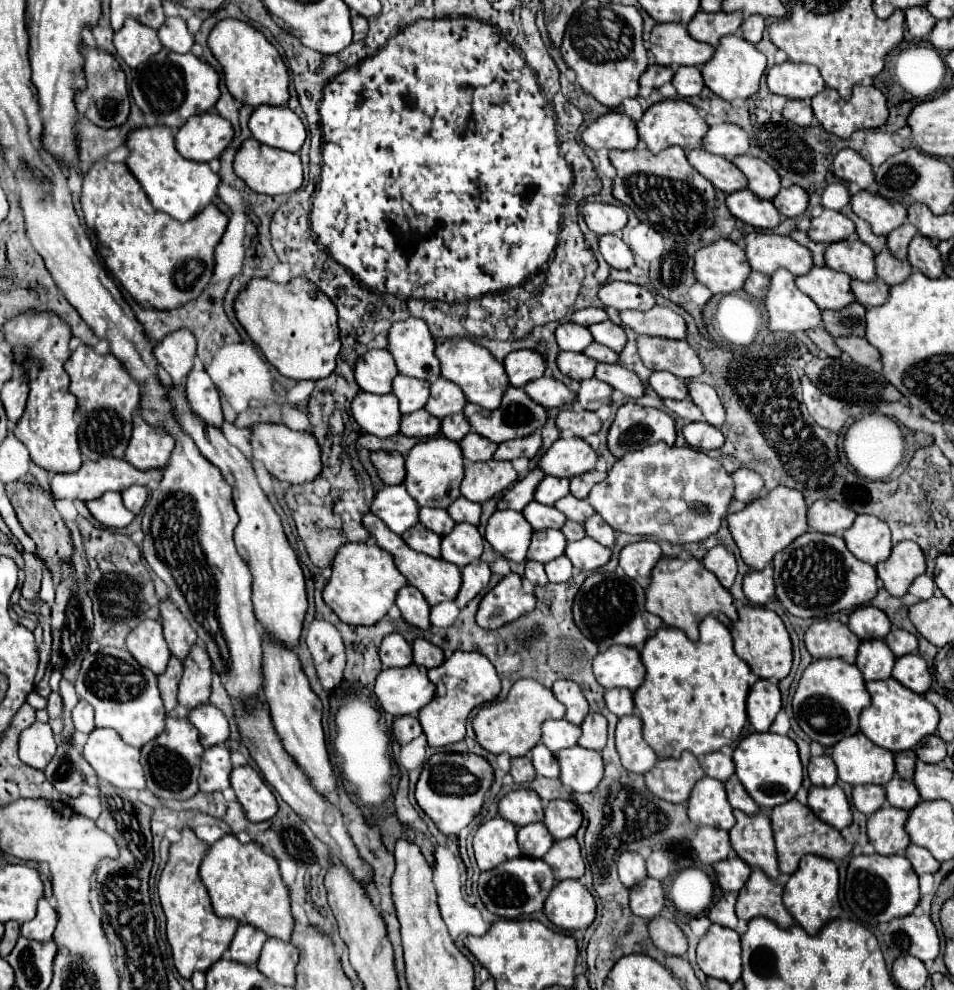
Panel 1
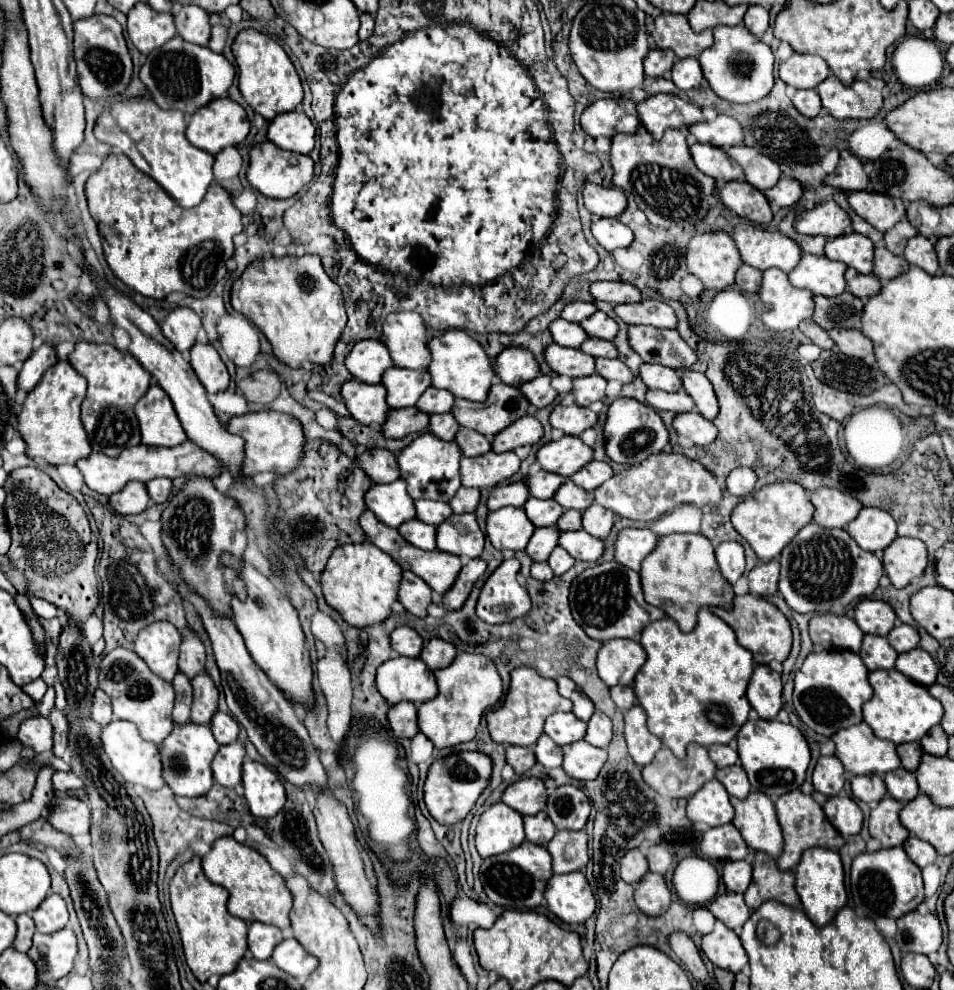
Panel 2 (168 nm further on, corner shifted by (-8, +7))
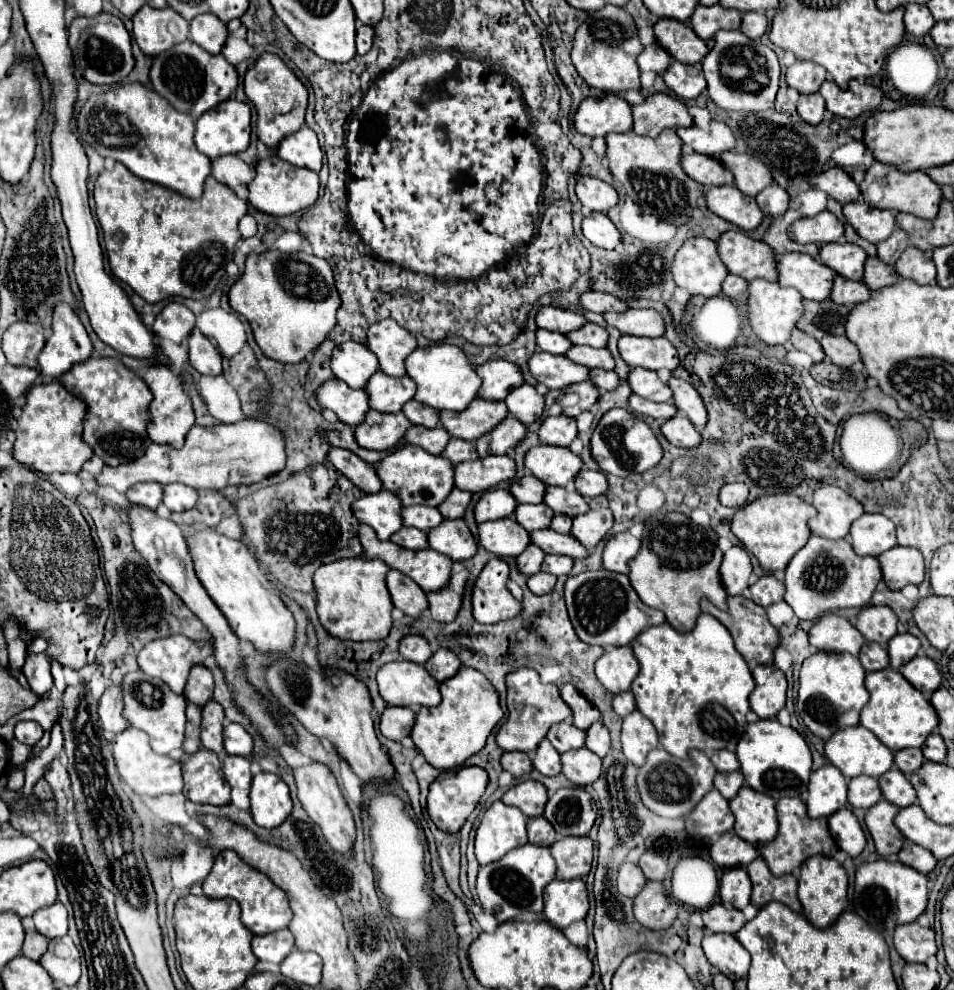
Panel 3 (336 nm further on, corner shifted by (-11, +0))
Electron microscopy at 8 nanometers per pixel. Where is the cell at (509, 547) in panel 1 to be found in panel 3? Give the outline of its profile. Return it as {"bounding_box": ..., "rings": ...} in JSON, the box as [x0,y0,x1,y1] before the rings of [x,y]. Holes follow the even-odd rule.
{"bounding_box":[478,517,530,557],"rings":[[[512,517],[478,525],[478,543],[496,557],[518,557],[530,545],[528,531]]]}

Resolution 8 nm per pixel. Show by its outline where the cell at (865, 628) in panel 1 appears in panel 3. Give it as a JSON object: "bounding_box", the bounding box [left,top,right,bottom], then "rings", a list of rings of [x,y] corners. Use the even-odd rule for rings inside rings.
{"bounding_box":[856,605,898,645],"rings":[[[868,605],[858,613],[856,627],[864,639],[886,645],[898,633],[898,617],[886,605]]]}

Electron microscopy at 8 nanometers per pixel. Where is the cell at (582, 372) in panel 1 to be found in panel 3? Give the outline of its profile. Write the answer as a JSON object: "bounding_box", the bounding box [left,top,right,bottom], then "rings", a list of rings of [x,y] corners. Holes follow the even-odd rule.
{"bounding_box":[528,351,590,391],"rings":[[[536,351],[528,359],[528,369],[538,383],[546,385],[548,391],[562,389],[562,387],[578,383],[578,381],[586,381],[588,371],[590,371],[584,365],[572,363],[564,355],[550,355],[550,353],[542,353],[542,351]]]}

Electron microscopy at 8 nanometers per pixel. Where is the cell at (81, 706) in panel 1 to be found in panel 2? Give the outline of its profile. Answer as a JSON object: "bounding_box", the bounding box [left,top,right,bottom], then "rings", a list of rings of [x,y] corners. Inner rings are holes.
{"bounding_box":[91,690,113,726],"rings":[[[95,690],[93,706],[91,706],[91,720],[95,720],[101,726],[107,726],[111,722],[111,716],[113,716],[111,700],[101,690]]]}

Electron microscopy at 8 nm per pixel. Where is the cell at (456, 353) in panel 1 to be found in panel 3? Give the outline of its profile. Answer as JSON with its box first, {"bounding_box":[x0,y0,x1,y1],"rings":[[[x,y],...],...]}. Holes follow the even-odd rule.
{"bounding_box":[404,345,482,411],"rings":[[[428,345],[414,349],[406,361],[404,361],[406,375],[414,379],[416,383],[416,395],[414,401],[420,401],[422,405],[434,407],[438,411],[464,411],[472,399],[476,399],[476,393],[482,385],[480,377],[476,375],[474,367],[468,363],[466,355],[456,345]]]}

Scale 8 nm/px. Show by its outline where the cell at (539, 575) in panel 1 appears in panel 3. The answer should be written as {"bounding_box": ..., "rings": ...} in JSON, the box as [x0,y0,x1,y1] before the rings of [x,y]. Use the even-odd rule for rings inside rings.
{"bounding_box":[528,571,556,595],"rings":[[[540,571],[540,573],[536,573],[528,579],[528,587],[536,595],[546,595],[548,591],[554,589],[554,585],[556,585],[556,575],[550,575],[550,573],[544,573],[544,571]]]}

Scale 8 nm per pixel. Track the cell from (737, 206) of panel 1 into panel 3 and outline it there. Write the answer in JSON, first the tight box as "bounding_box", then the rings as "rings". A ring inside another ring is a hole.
{"bounding_box":[704,185,762,231],"rings":[[[736,185],[710,187],[704,193],[708,209],[724,221],[738,225],[744,231],[756,229],[762,221],[762,211],[752,197],[746,197]]]}

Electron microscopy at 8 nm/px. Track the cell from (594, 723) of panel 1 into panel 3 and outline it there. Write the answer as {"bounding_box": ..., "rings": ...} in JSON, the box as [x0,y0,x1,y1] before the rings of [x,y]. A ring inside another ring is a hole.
{"bounding_box":[586,721,610,757],"rings":[[[596,721],[586,731],[586,747],[594,751],[598,757],[604,757],[610,751],[610,733],[602,721]]]}

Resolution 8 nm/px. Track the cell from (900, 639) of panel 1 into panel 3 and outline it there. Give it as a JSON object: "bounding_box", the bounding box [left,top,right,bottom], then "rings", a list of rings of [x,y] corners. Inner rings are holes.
{"bounding_box":[888,633,920,669],"rings":[[[898,633],[888,641],[888,657],[890,667],[898,669],[900,665],[908,663],[912,657],[920,653],[920,641],[910,633]]]}

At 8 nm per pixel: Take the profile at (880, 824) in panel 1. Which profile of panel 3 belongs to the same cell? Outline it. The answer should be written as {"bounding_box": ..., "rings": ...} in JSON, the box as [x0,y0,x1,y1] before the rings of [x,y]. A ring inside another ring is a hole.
{"bounding_box":[864,799,904,857],"rings":[[[884,799],[866,811],[864,821],[866,821],[866,827],[870,827],[870,835],[874,839],[874,845],[880,857],[898,853],[904,845],[904,835],[894,825],[896,813],[898,813],[898,807],[894,807]]]}

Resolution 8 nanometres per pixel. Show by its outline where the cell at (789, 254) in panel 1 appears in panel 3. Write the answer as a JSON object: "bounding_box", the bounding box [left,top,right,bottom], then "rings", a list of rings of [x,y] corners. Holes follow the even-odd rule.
{"bounding_box":[718,231,776,281],"rings":[[[726,231],[718,239],[718,255],[728,273],[746,281],[776,281],[776,253],[764,243],[746,237],[742,231]]]}

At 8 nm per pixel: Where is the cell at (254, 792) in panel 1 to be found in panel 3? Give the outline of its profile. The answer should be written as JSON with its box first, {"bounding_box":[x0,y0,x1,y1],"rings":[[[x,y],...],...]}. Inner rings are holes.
{"bounding_box":[252,773,292,829],"rings":[[[258,773],[252,779],[252,817],[256,825],[264,829],[274,829],[284,823],[292,811],[292,799],[288,785],[274,773]]]}

